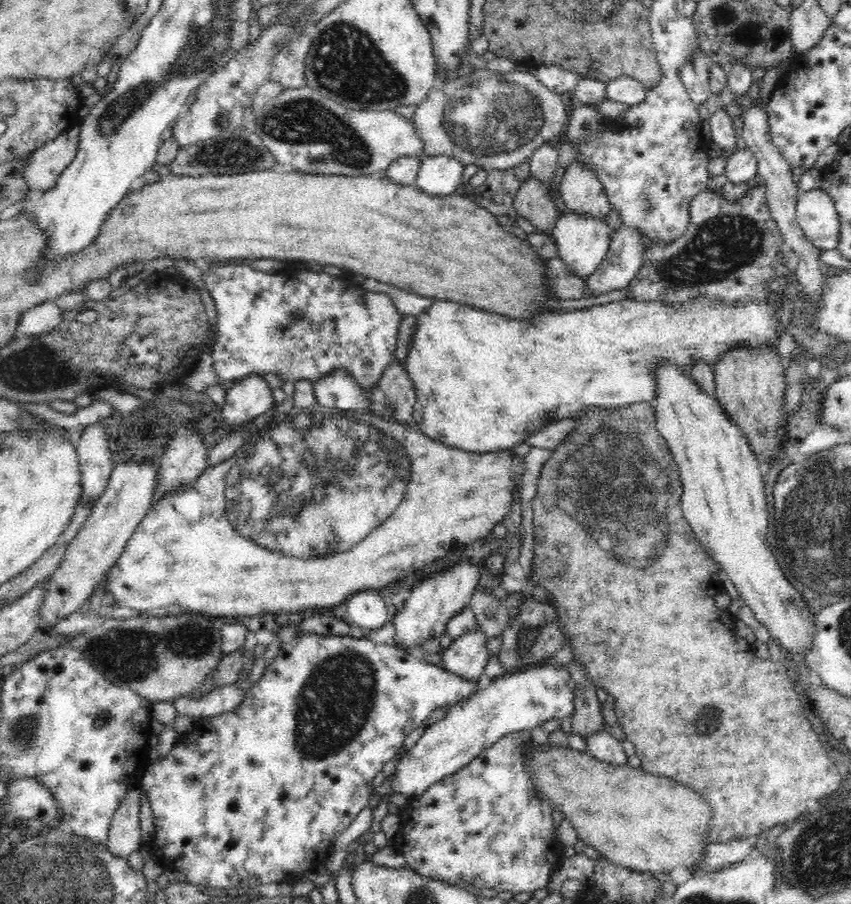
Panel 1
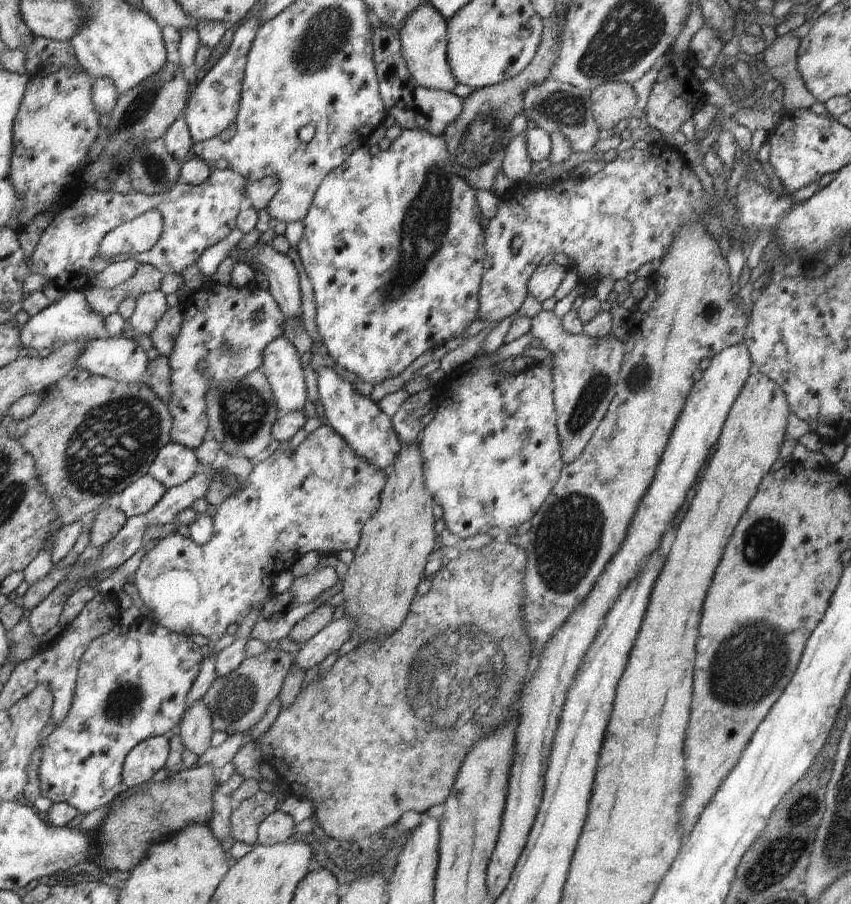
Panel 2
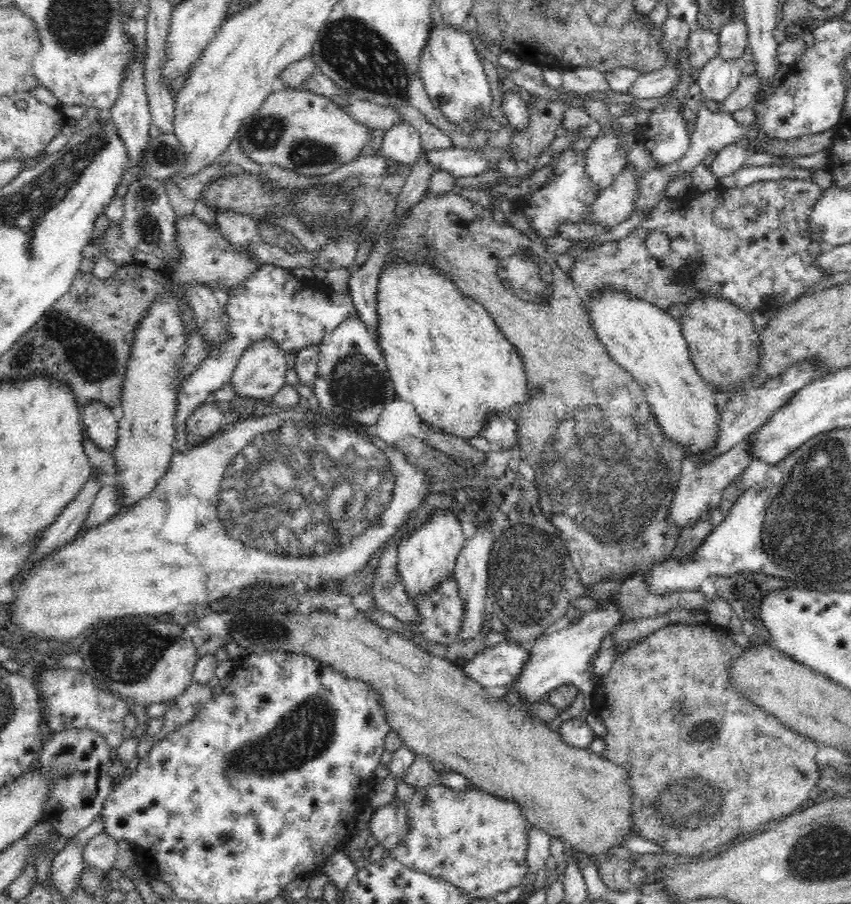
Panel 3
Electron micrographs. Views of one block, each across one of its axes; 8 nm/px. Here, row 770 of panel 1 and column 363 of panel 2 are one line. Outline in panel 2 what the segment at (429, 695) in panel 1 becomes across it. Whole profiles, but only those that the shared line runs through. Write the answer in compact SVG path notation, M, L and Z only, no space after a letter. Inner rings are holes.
M421 128L402 129L400 136L392 141L387 150L378 150L374 155L370 154L370 146L364 144L351 152L340 166L324 175L302 220L304 231L297 251L313 286L316 320L319 335L322 337L322 346L337 364L354 372L364 382L375 386L386 378L394 378L404 372L427 350L441 349L448 340L459 338L464 329L478 319L478 295L485 259L485 229L480 225L482 214L476 201L476 192L467 180L454 172L443 135L433 135Z

